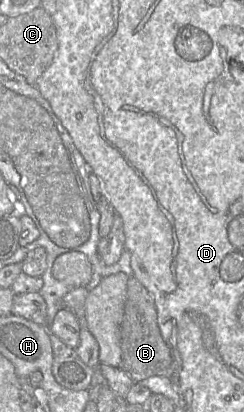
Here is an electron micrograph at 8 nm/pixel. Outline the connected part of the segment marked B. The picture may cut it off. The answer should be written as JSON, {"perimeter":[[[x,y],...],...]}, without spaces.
{"perimeter":[[[133,276],[127,282],[126,301],[120,324],[122,360],[119,369],[125,371],[134,383],[152,376],[170,378],[173,374],[170,350],[163,341],[158,324],[153,297]]]}

